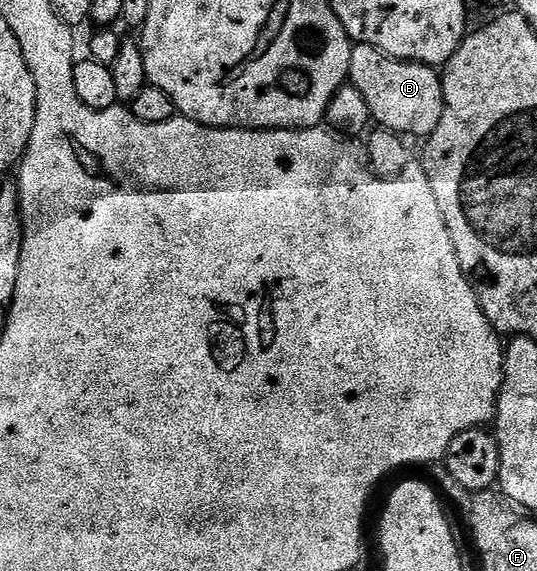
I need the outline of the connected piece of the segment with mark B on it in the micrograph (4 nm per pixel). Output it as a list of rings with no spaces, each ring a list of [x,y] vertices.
[[[355,44],[349,58],[349,84],[361,92],[370,119],[380,129],[396,132],[403,138],[426,138],[437,130],[437,122],[441,122],[443,82],[440,73],[430,64],[395,60],[373,46]]]

